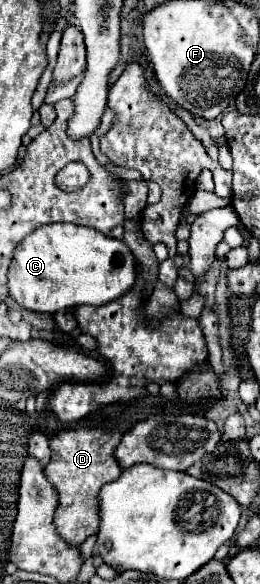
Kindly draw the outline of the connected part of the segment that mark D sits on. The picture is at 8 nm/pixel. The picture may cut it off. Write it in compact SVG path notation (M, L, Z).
M77 429L59 431L51 437L51 461L45 467L47 481L55 487L59 505L55 513L55 529L61 539L71 547L81 547L83 541L97 533L97 493L105 483L115 481L123 471L113 457L113 451L121 437L105 437L101 429Z

